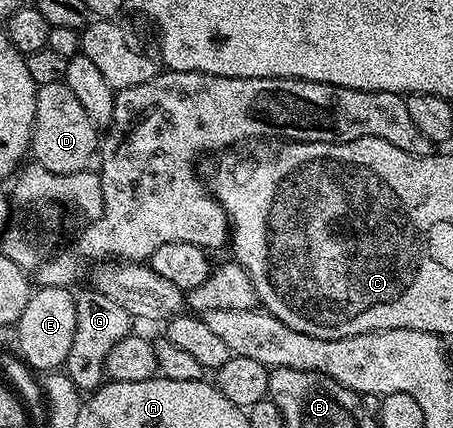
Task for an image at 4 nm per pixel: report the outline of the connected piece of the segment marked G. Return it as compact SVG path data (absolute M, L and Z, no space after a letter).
M86 287L82 293L76 294L75 307L75 340L71 342L71 351L67 355L63 366L64 372L69 374L75 387L82 391L98 389L106 380L105 364L107 355L111 355L111 347L119 343L119 339L130 336L134 318L129 316L115 299L107 299L98 289Z

